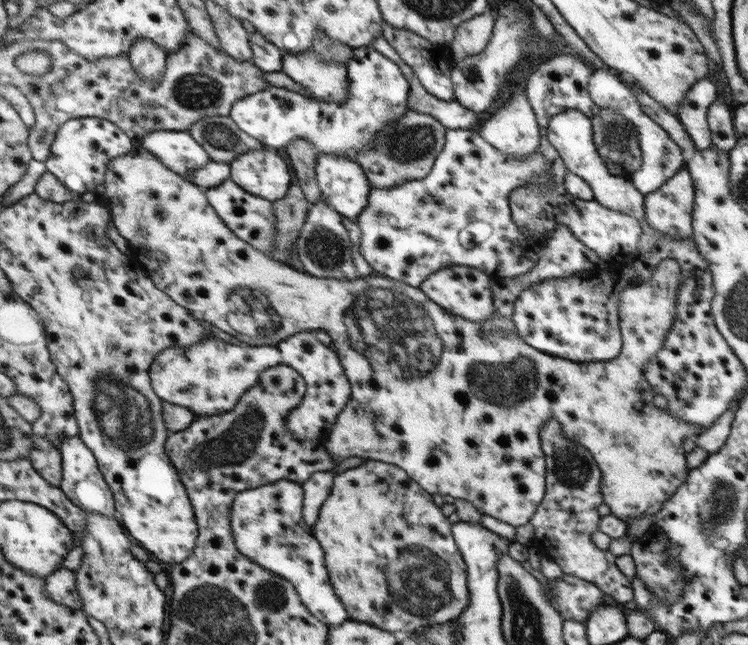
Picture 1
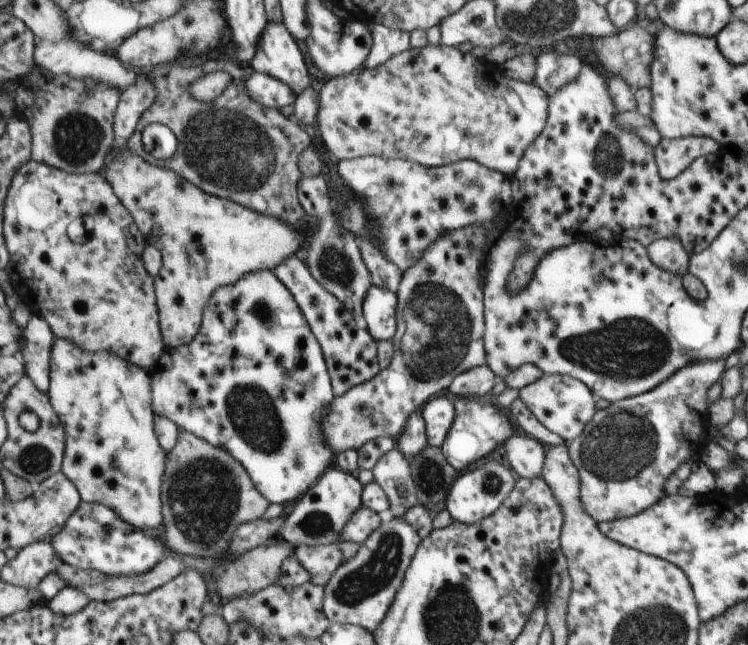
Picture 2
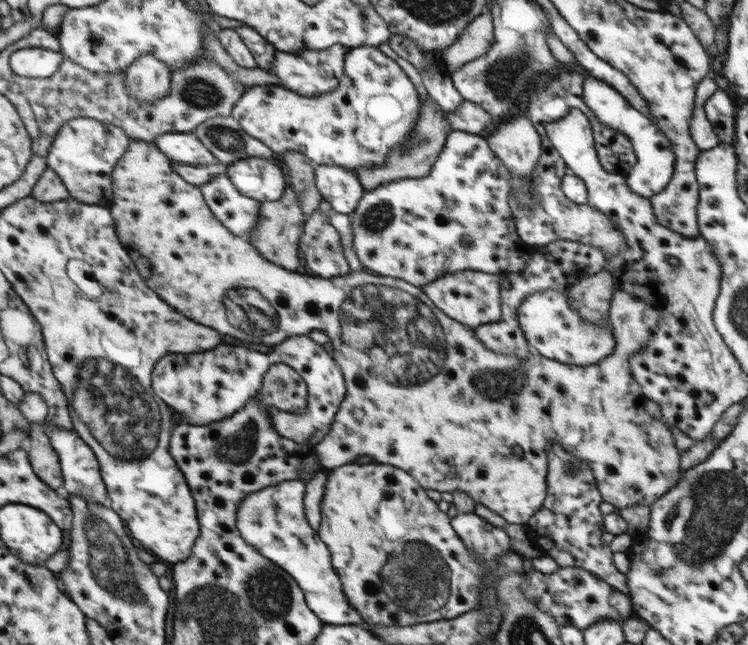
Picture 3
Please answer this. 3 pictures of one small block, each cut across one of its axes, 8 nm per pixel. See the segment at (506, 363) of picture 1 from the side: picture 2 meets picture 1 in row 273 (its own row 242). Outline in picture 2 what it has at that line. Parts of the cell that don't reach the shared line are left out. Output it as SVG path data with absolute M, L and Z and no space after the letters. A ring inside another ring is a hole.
M130 144L124 150L115 147L105 166L103 173L113 183L121 201L129 207L141 233L148 243L152 243L162 253L163 266L158 278L154 279L154 292L157 295L161 335L166 350L192 342L200 330L204 310L214 290L238 282L245 274L277 269L282 262L289 261L293 256L301 256L309 241L309 236L300 227L290 226L276 216L254 211L236 200L210 195L173 170L149 164L144 158L134 154ZM675 236L660 238L647 246L649 257L664 271L685 275L688 268L688 251L682 248L680 239Z

